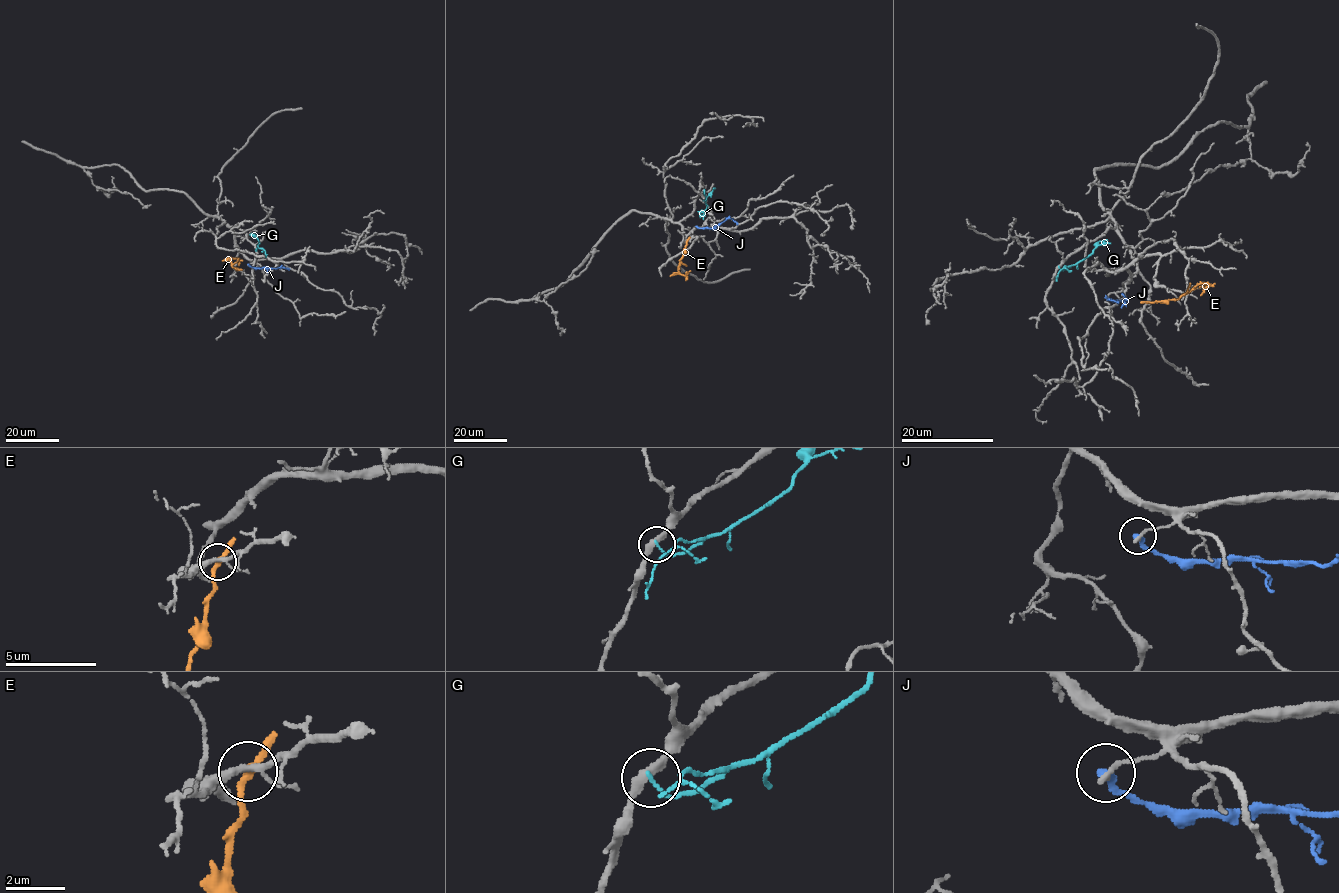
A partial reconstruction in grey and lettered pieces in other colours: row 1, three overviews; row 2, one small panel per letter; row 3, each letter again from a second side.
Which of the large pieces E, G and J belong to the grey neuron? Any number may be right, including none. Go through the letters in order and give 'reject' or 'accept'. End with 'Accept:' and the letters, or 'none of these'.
E: reject
G: reject
J: reject
Accept: none of these

